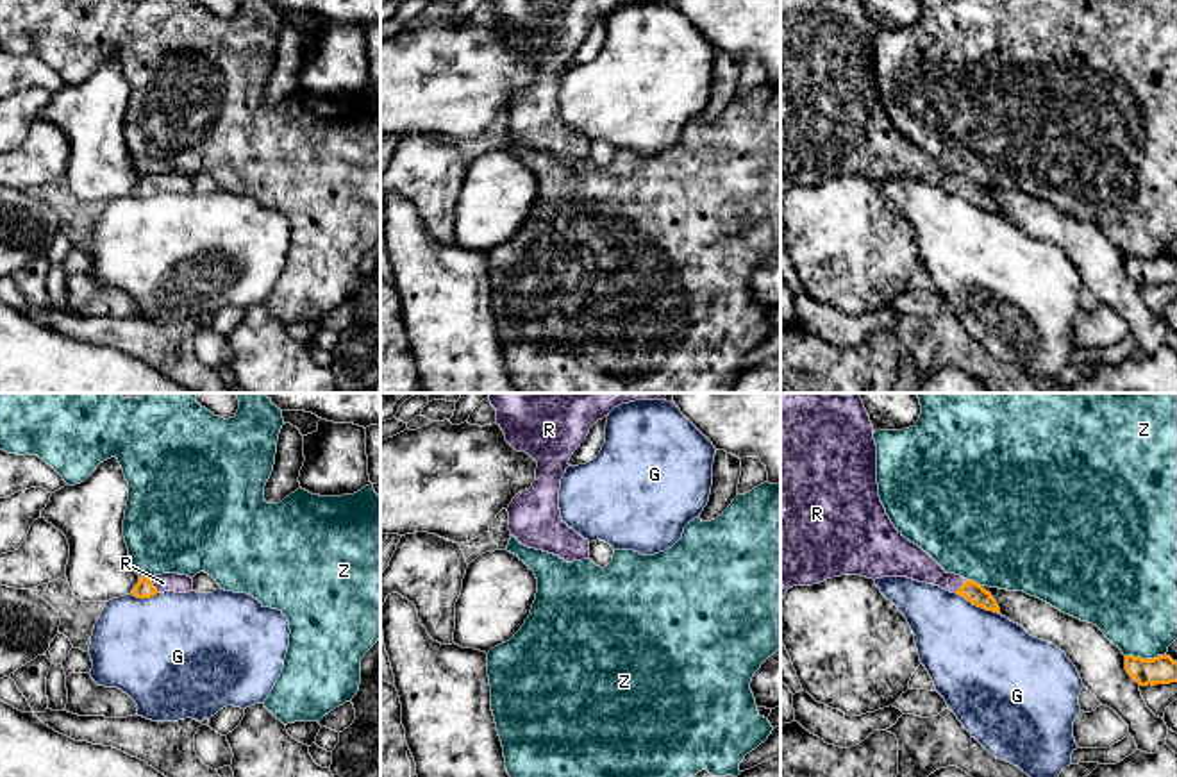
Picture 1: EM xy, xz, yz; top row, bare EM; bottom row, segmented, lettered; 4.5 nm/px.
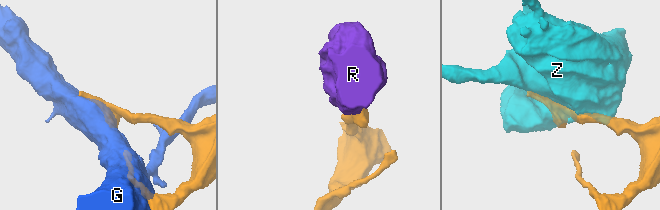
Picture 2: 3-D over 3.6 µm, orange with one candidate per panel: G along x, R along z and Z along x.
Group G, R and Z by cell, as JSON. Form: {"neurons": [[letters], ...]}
{"neurons": [["G"], ["R"], ["Z"]]}

